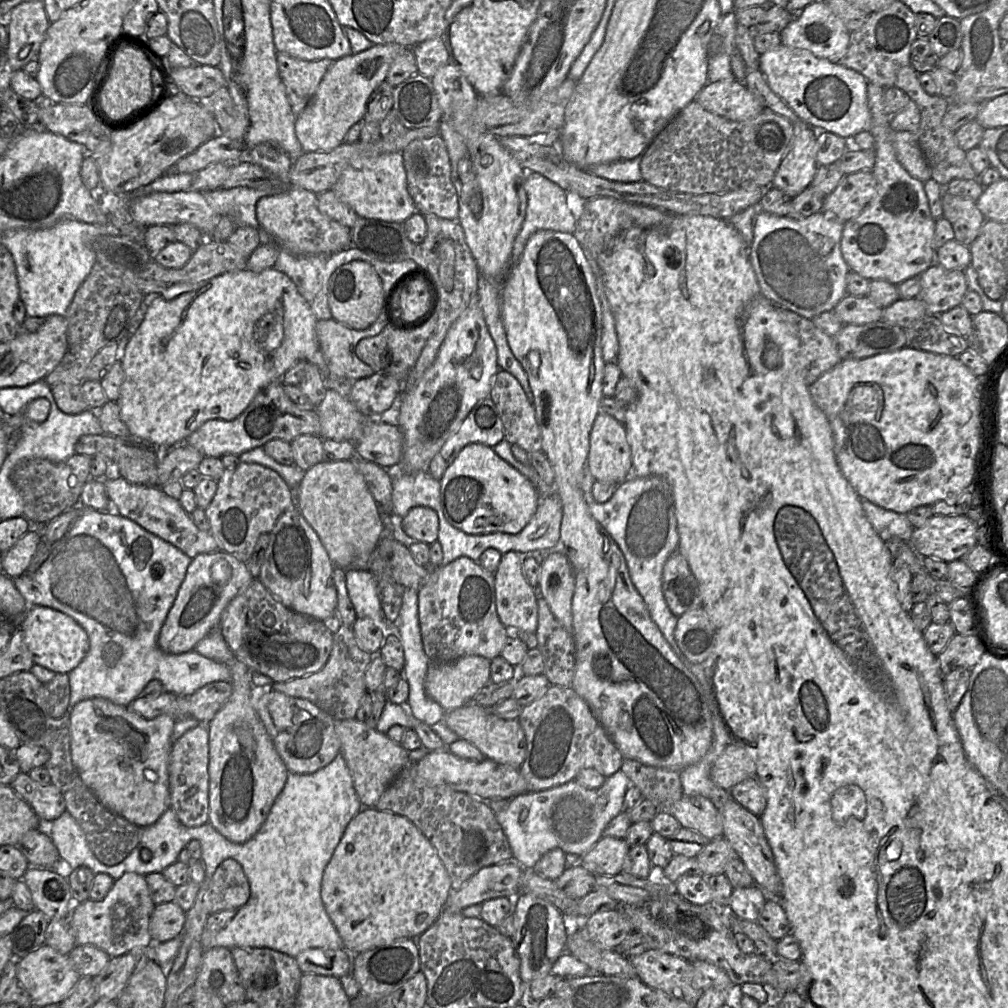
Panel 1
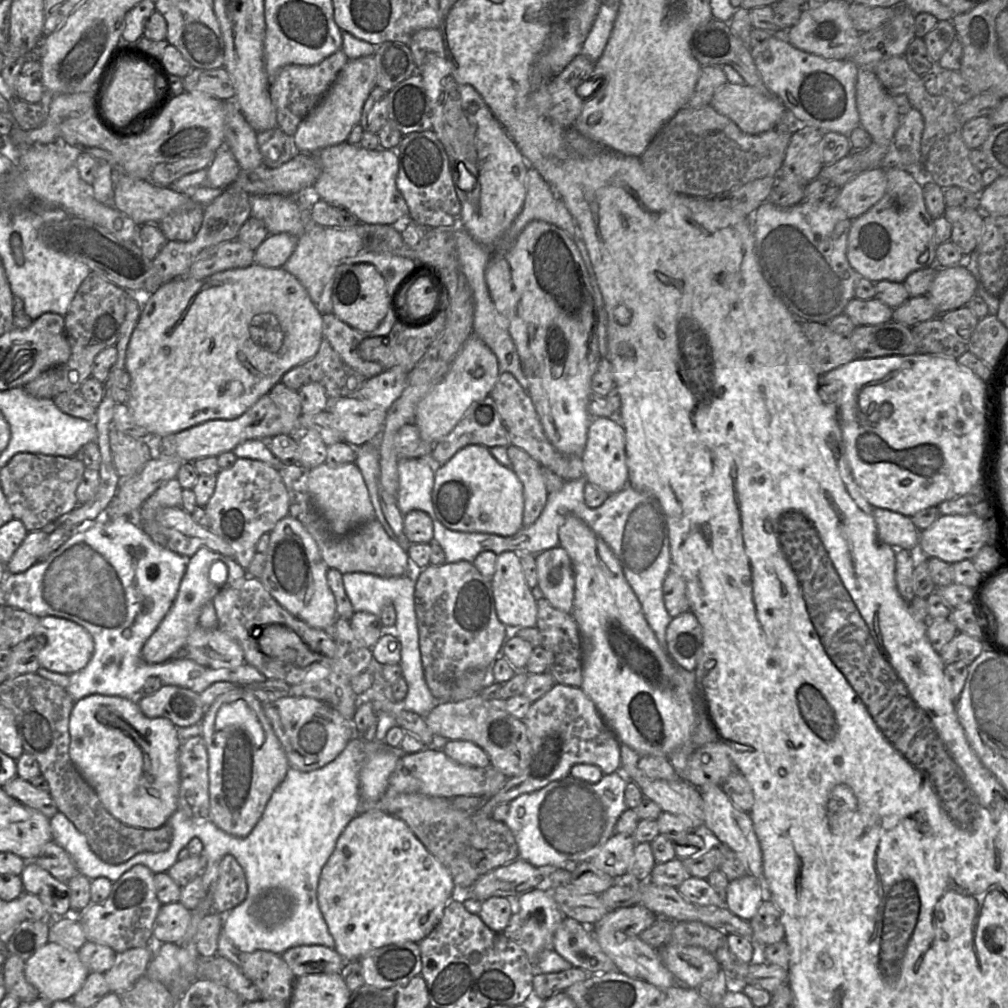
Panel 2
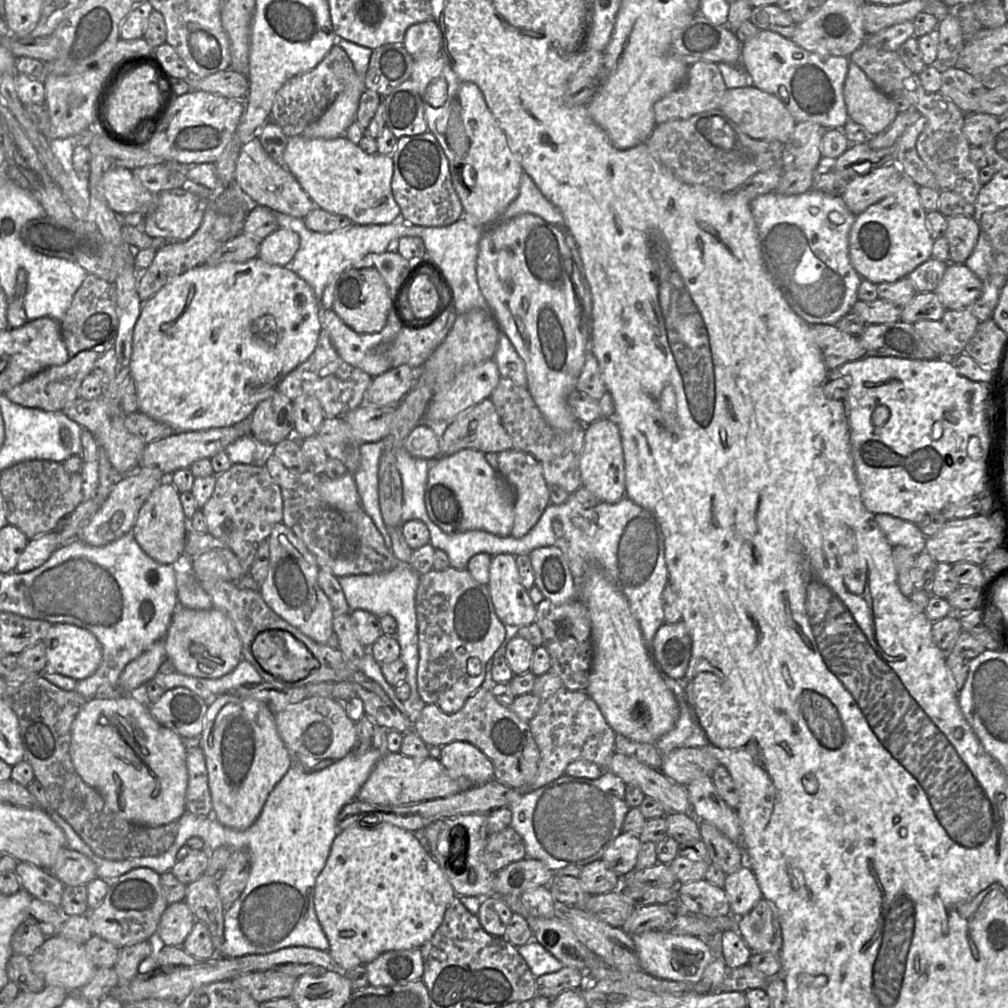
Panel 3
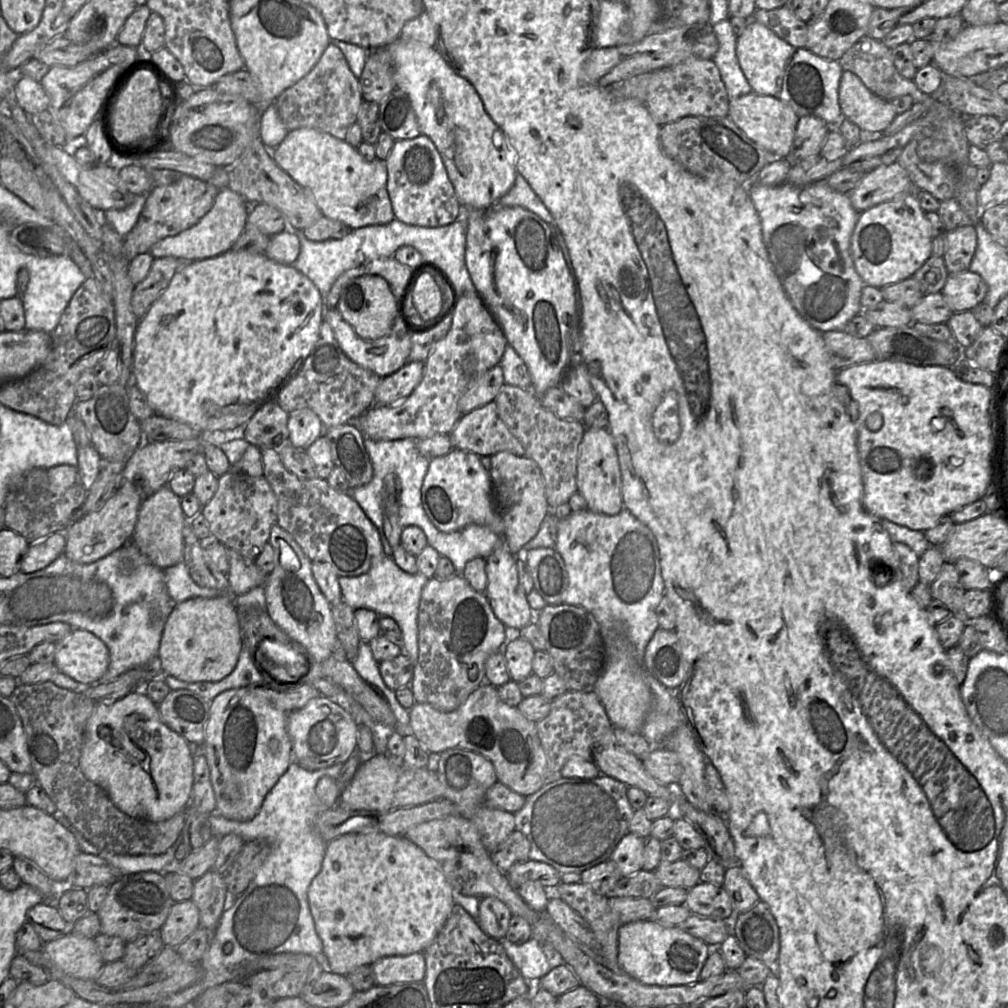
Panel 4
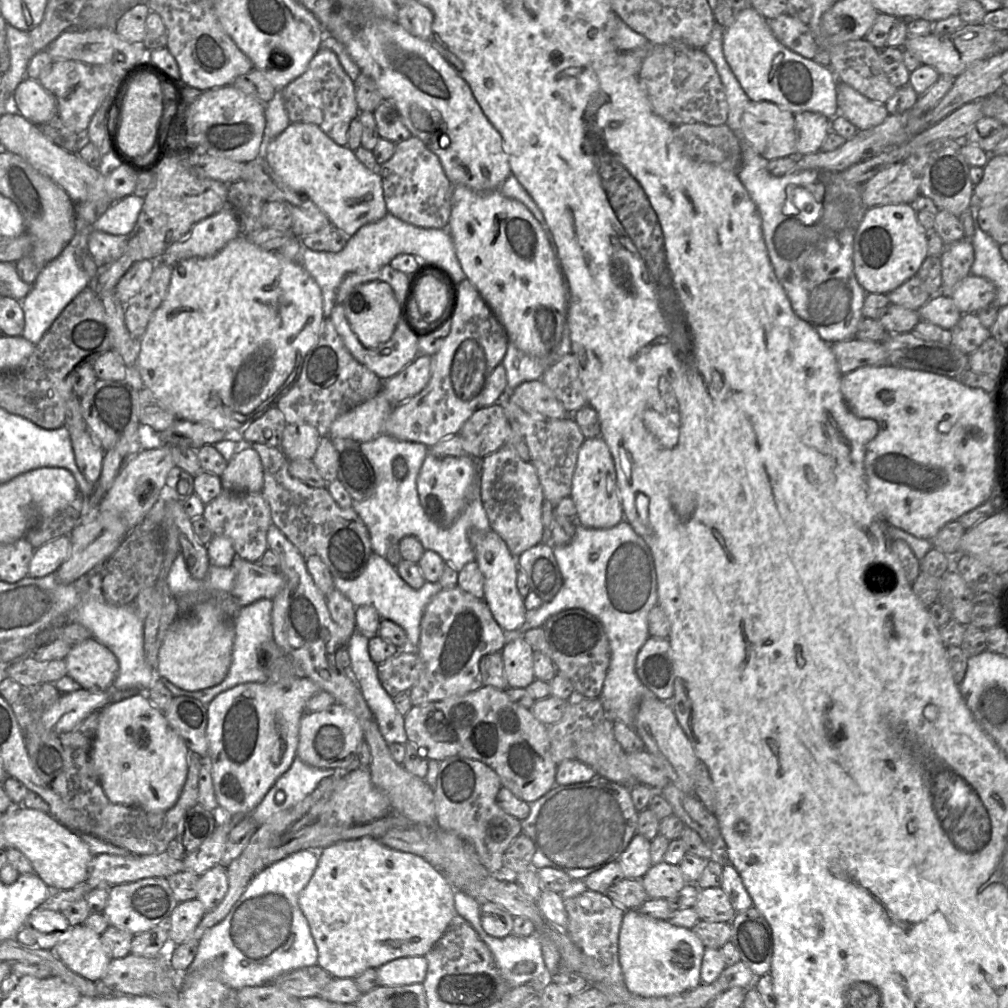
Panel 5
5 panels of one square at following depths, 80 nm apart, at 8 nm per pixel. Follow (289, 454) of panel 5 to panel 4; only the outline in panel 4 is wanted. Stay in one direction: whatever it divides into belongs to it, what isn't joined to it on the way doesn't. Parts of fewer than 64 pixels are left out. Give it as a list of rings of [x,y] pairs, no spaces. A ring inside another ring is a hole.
[[[309,408],[289,413],[289,443],[298,449],[307,450],[324,433],[320,418]]]

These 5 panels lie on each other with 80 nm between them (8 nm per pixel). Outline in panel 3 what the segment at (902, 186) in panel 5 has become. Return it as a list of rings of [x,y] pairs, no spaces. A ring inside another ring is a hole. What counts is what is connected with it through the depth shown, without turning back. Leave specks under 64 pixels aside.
[[[897,163],[874,168],[865,175],[852,178],[841,197],[849,210],[858,215],[895,192],[902,176]]]

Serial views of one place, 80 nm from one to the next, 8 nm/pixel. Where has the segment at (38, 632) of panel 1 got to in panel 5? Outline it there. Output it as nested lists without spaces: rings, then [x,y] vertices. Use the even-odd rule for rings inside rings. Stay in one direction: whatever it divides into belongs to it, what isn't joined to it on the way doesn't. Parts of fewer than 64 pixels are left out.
[[[94,637],[73,645],[65,657],[67,675],[93,692],[113,689],[119,663],[113,652]]]

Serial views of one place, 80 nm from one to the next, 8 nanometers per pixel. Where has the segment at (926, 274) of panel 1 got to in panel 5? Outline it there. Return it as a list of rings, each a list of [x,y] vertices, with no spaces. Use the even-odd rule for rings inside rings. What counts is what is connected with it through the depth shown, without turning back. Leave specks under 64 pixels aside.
[[[970,274],[956,286],[951,298],[962,314],[977,313],[994,302],[996,287],[988,279]]]

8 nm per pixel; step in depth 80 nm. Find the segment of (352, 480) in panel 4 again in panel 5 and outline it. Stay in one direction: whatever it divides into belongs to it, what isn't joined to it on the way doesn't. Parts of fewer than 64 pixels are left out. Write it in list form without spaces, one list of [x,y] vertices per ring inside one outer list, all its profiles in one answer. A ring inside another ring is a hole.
[[[331,438],[338,454],[338,477],[353,501],[371,498],[376,491],[374,469],[362,452],[360,443],[352,439]]]

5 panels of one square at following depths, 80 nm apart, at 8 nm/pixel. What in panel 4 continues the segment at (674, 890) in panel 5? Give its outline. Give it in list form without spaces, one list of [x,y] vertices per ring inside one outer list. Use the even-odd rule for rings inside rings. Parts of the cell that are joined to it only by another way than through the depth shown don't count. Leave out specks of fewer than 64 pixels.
[[[679,859],[675,862],[661,861],[655,869],[655,874],[662,887],[684,888],[689,890],[700,882],[701,870]]]

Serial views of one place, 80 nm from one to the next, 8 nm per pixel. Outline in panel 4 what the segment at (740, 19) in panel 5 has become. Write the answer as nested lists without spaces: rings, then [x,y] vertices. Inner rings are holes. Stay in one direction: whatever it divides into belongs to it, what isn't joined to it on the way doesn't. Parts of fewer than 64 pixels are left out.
[[[752,19],[737,35],[735,51],[752,92],[779,99],[798,117],[816,116],[831,127],[842,120],[838,91],[843,69],[838,61],[821,58],[806,48],[795,48]]]

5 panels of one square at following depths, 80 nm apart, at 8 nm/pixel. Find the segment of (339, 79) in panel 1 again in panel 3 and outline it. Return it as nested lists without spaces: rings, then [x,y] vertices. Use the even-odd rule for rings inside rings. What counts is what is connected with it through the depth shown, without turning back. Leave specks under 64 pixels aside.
[[[355,75],[323,116],[302,132],[307,139],[337,139],[345,136],[348,128],[357,121],[363,92],[367,90],[364,79]]]

